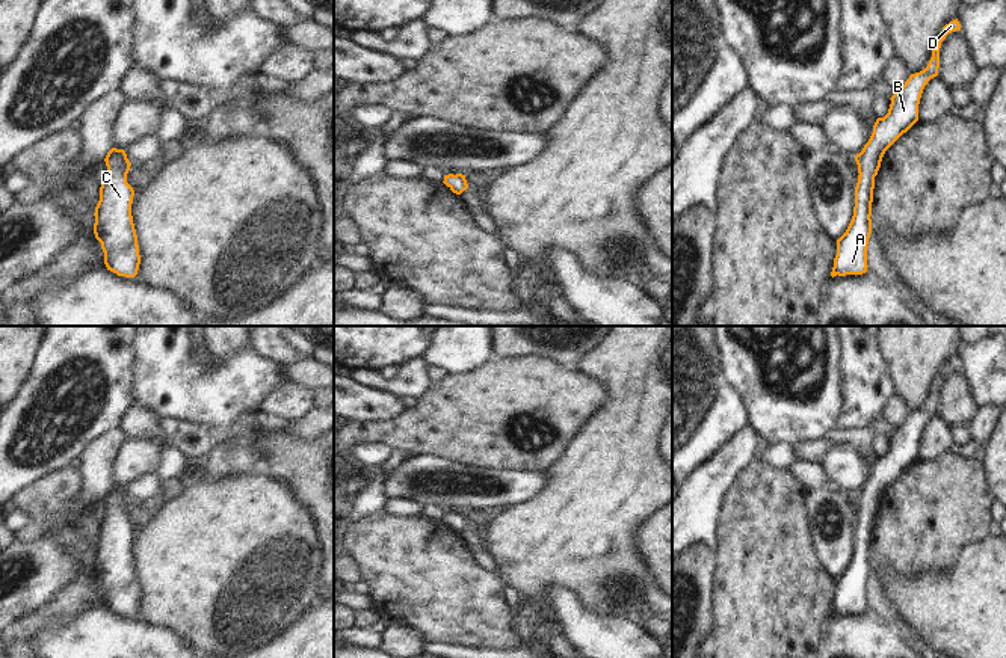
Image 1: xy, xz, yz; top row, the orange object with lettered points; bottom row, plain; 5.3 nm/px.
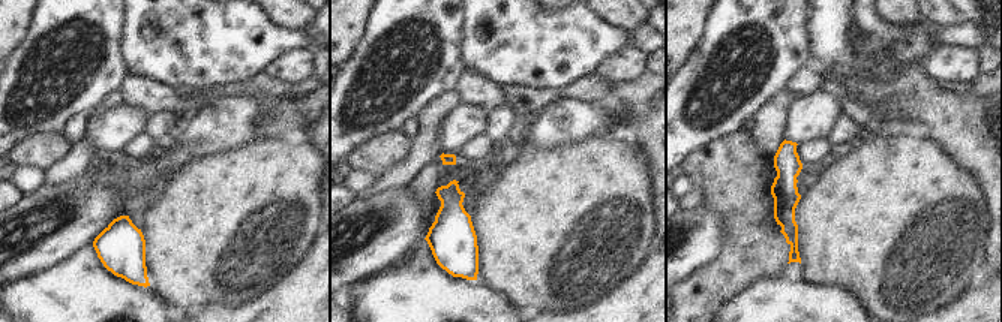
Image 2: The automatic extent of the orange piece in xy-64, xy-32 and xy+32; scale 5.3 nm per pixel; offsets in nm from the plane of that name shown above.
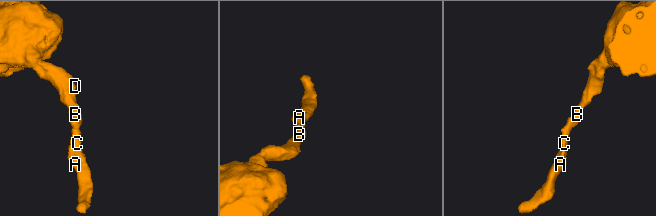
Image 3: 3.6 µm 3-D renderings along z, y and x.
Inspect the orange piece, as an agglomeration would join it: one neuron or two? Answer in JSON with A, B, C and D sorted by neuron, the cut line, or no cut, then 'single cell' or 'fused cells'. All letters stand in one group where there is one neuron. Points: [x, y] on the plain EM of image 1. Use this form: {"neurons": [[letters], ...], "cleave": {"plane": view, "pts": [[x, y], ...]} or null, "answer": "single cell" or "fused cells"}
{"neurons": [["A", "B", "C", "D"]], "cleave": null, "answer": "single cell"}

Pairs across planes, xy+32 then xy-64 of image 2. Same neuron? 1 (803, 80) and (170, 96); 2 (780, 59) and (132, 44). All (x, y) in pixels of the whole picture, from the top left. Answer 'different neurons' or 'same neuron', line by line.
1: same neuron
2: different neurons

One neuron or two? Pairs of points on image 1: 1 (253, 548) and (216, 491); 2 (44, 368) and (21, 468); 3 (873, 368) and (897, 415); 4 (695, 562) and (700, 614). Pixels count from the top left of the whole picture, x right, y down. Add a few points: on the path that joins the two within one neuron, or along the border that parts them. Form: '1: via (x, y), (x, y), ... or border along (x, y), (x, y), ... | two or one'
1: via (239, 535), (216, 512), (216, 504) | one
2: via (46, 396), (49, 421), (35, 435), (35, 450) | one
3: border along (894, 393), (875, 418) | two
4: via (695, 575), (701, 592), (700, 601) | one

